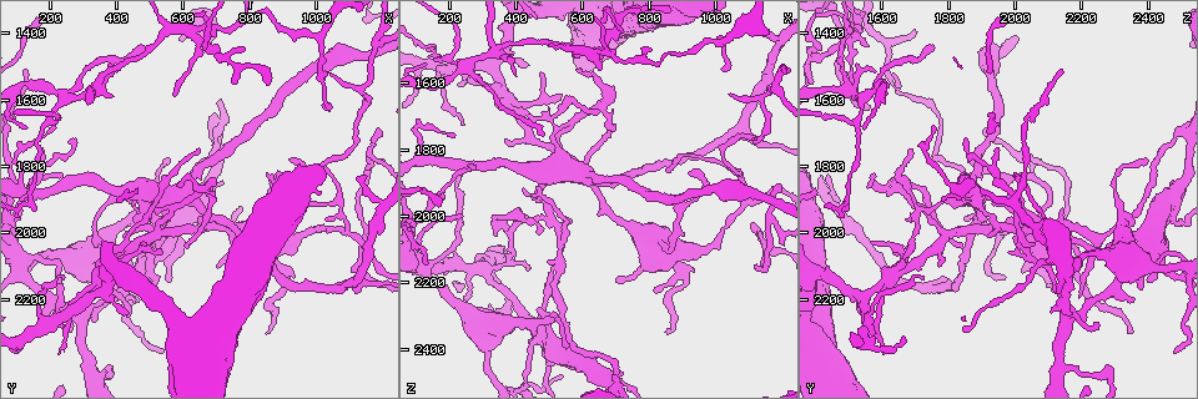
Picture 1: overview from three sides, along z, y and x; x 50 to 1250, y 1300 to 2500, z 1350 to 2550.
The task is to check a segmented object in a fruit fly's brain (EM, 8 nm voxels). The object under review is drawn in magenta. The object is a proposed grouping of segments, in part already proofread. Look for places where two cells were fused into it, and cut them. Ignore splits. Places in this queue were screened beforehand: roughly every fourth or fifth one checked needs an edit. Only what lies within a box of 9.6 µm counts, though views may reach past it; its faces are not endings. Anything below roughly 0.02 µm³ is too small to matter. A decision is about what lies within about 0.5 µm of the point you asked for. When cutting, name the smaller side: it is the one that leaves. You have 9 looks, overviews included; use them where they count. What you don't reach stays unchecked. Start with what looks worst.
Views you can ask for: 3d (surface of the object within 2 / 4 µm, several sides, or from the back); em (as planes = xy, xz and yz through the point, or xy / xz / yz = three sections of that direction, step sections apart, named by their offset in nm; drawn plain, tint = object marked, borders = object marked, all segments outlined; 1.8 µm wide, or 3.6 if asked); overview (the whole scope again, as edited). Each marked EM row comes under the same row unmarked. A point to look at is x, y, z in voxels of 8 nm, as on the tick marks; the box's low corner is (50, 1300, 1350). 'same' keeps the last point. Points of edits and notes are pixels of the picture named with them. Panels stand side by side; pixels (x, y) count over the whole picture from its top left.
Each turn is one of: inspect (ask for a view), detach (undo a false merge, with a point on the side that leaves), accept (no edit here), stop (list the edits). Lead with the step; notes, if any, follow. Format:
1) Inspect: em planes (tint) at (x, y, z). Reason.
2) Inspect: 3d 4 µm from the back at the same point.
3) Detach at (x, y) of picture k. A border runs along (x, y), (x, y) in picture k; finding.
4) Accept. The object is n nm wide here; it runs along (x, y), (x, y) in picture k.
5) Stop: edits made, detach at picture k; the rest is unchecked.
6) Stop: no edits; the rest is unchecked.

Inspect: em planes (tint) at (240, 1590, 1540). Looks like a crossing.

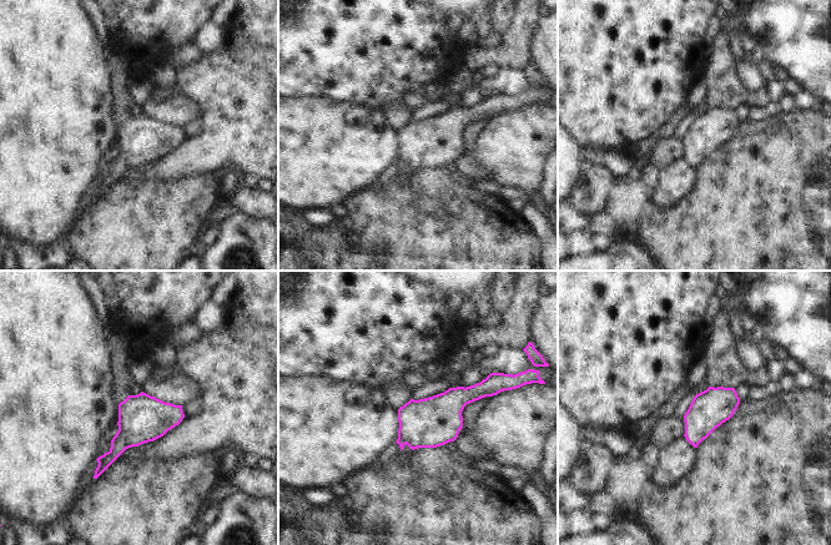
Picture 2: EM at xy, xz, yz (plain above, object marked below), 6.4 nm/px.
Accept. One cell here.

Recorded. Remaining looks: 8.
Inspect: em 3.6 µm xz step 4 (tint) at (1010, 1410, 1480). Branch point.

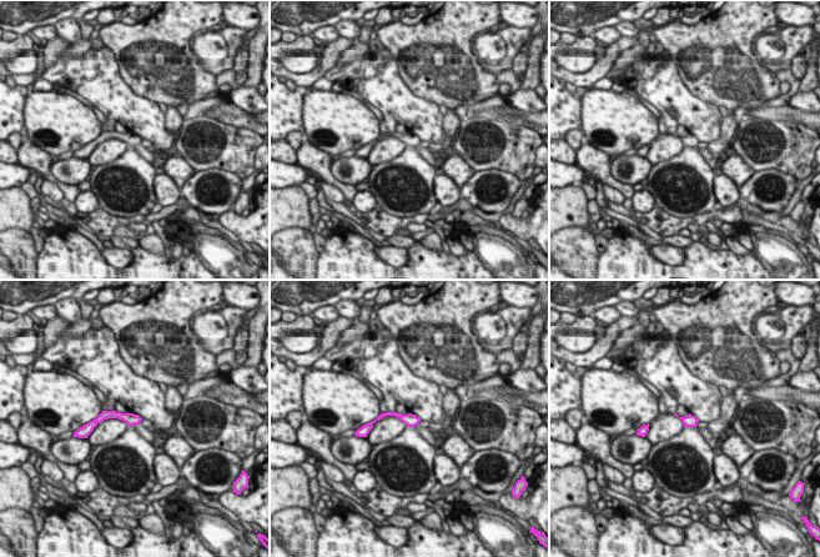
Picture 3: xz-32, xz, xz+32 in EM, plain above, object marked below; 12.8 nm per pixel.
Inspect: em 3.6 µm planes (borders) at the same point. Cut it another way.

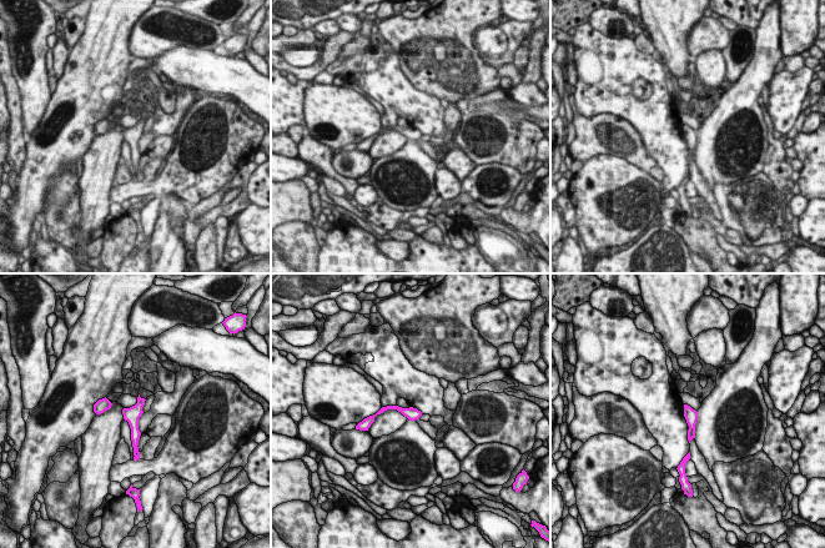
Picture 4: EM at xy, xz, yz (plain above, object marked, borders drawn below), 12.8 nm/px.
Accept. All the same cell.

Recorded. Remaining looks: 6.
Inspect: em planes (tint) at (640, 1880, 1680). Abrupt turn.

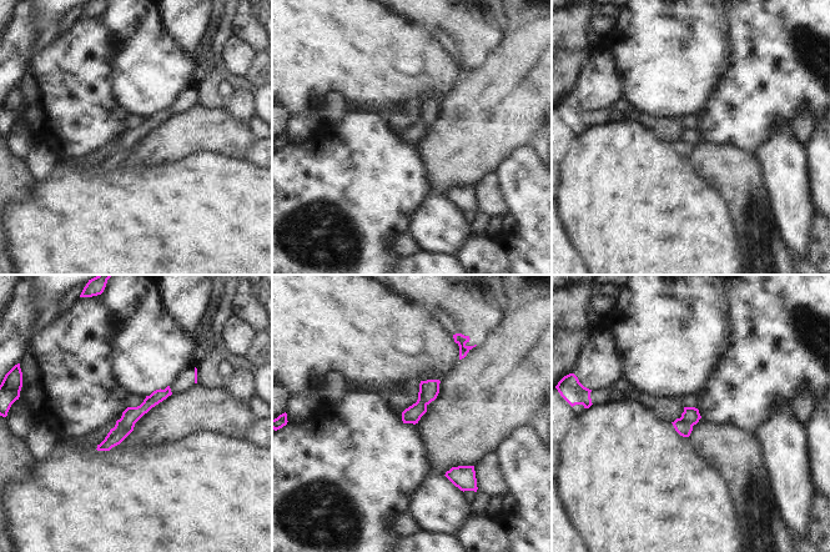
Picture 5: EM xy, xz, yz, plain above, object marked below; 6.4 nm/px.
Detach at (130, 416) of picture 5. The object is 110 nm wide here; a border runs along (134, 423), (111, 432), (106, 437) in picture 5; two cells meet here.

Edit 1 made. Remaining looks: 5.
Inspect: overview.

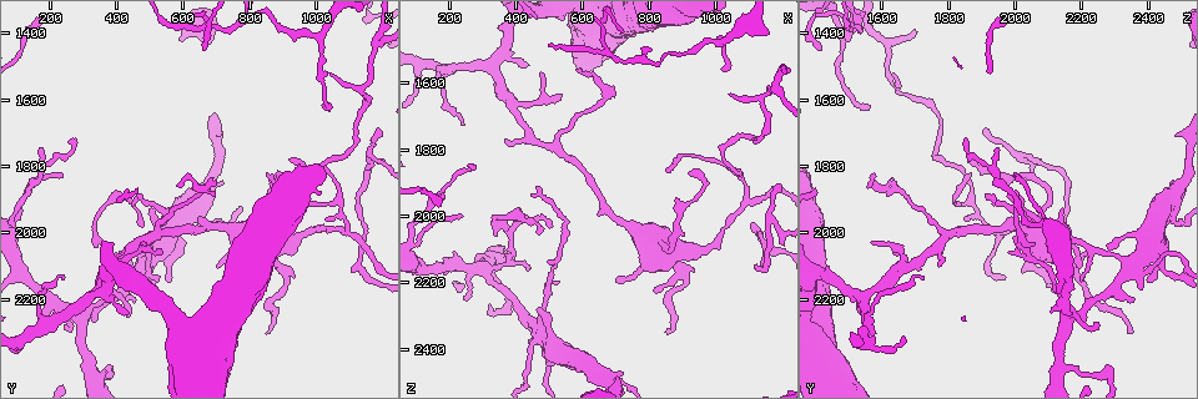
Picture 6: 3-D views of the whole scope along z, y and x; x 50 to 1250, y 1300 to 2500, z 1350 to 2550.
Inspect: em yz step 4 (tint) at (340, 1950, 2000). Narrows sharply.

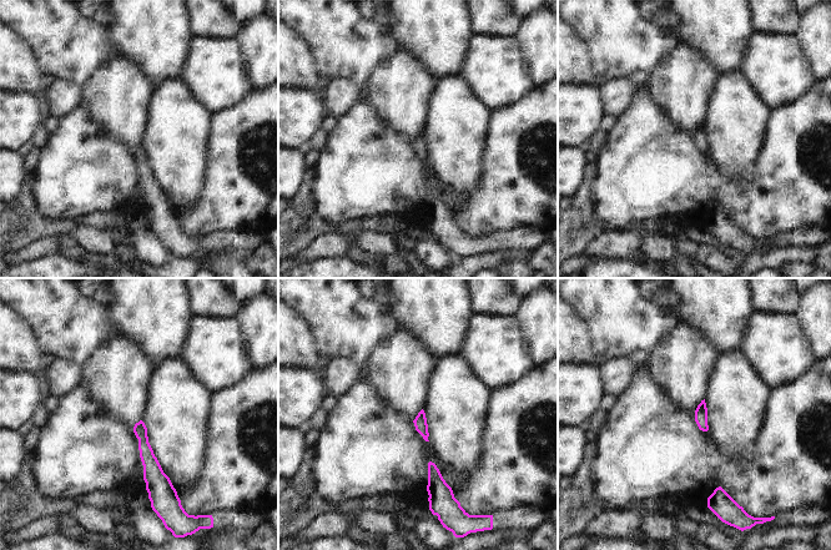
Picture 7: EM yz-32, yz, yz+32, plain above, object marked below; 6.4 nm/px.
Inspect: em planes (tint) at the same point.

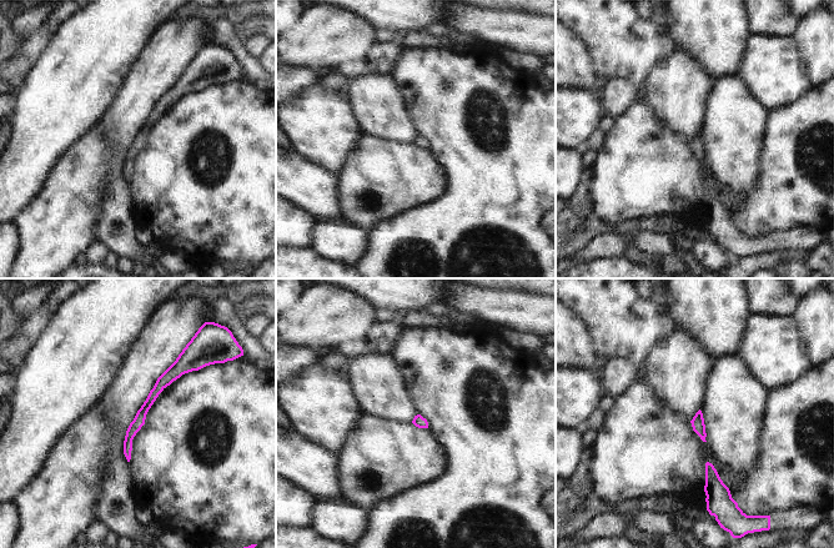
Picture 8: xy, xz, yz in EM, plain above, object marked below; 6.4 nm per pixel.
Accept. The object is 80 nm wide here; all the same cell.

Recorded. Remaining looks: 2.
Stop: edits made, detach at picture 5; the rest is unchecked.

